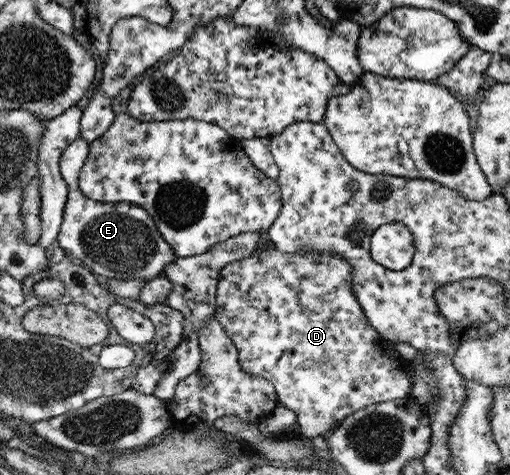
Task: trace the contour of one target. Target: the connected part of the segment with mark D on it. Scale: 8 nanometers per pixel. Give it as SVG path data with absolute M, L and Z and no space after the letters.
M268 239L259 244L247 257L223 266L218 275L215 309L212 317L222 325L227 337L234 343L240 370L249 375L262 377L273 386L279 403L295 414L296 425L298 426L297 431L305 439L315 440L320 438L322 434L328 434L328 431L336 427L347 415L372 403L387 402L392 399L405 397L408 395L411 387L406 360L397 357L394 347L386 340L383 340L375 331L375 328L370 326L363 310L359 307L359 303L353 297L354 293L351 291L351 284L352 267L346 259L343 259L343 256L316 251L282 252Z

